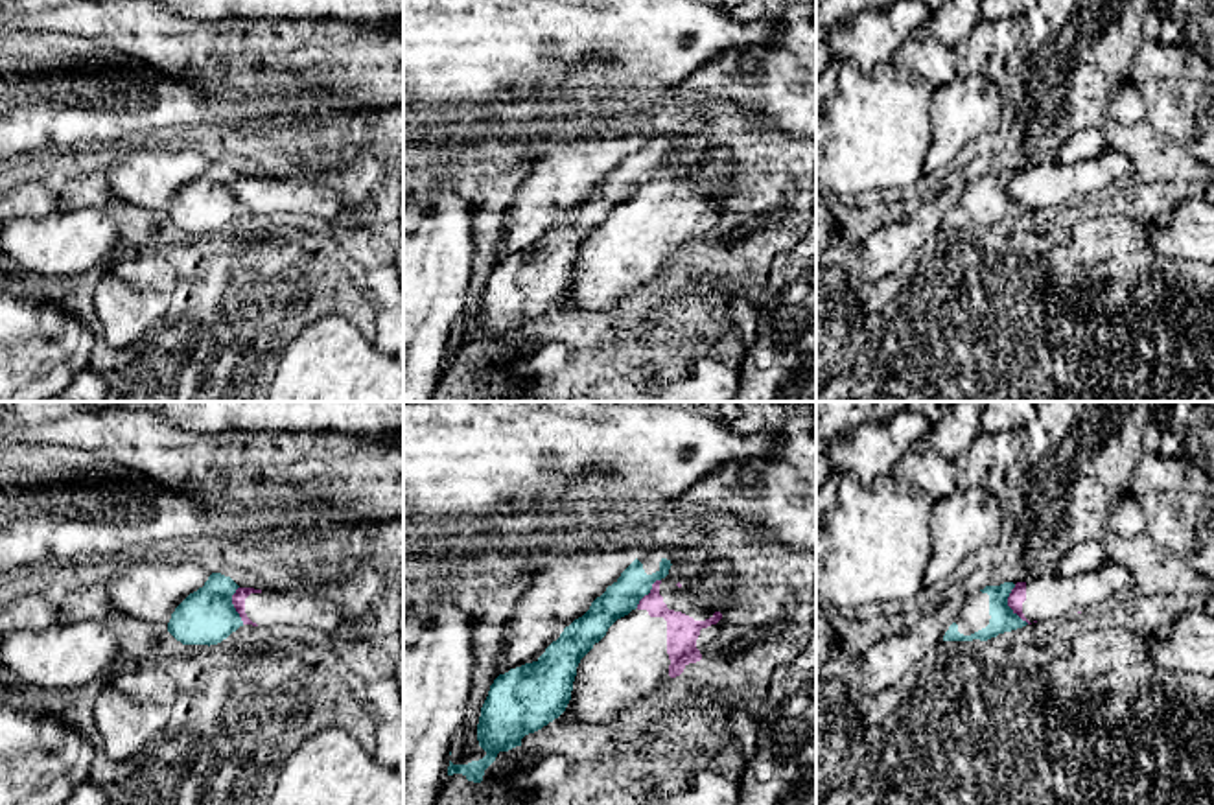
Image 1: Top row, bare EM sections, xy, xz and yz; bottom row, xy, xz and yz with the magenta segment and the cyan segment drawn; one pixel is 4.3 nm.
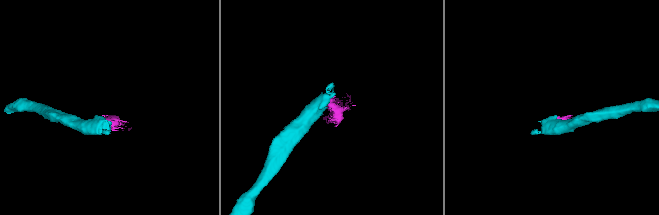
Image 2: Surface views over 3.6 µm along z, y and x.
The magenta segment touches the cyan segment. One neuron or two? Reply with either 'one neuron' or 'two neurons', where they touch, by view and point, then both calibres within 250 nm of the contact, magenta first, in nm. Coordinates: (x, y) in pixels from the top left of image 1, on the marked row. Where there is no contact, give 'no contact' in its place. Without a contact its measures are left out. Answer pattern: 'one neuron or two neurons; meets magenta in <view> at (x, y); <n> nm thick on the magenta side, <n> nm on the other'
two neurons; meets magenta in yz at (1008, 605); 70 nm thick on the magenta side, 110 nm on the other

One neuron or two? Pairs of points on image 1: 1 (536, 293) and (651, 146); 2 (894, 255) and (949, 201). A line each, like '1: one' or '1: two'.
1: one
2: one

